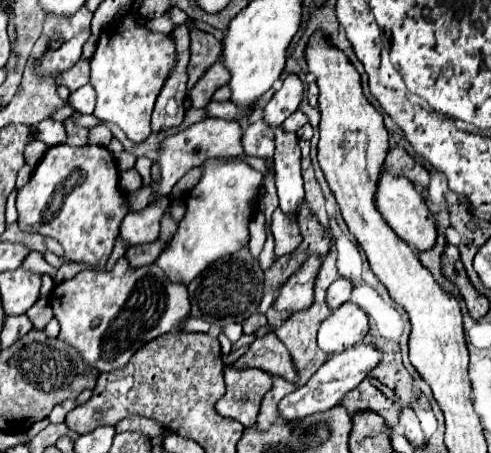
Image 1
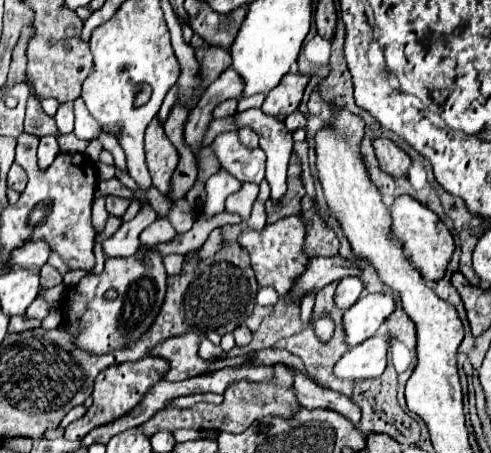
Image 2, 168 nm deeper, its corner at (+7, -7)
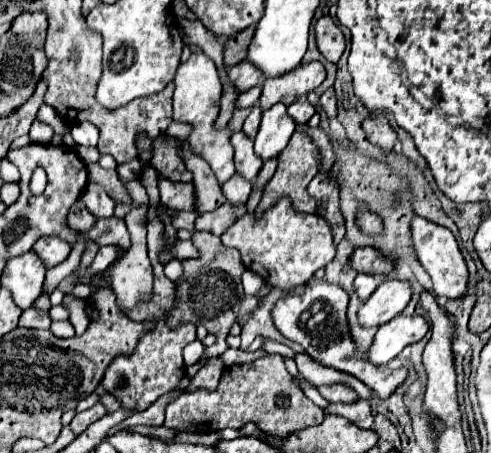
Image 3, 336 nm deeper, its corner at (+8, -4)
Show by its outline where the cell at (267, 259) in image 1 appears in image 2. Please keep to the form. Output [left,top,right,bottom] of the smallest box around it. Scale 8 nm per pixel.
[247,180,269,230]

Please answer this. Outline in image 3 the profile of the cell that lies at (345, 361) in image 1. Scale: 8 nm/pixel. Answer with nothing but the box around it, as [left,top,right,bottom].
[368,315,428,365]

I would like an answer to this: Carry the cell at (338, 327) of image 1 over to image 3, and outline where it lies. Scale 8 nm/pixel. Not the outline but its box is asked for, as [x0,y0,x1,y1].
[358,279,412,327]

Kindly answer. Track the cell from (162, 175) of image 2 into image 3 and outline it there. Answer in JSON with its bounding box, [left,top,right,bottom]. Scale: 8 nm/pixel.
[158,179,196,211]

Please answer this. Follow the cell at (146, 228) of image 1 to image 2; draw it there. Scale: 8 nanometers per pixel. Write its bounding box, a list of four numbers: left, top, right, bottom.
[139,218,177,246]

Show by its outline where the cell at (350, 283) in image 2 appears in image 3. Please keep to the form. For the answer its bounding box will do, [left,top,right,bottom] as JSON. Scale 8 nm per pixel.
[354,273,378,301]

